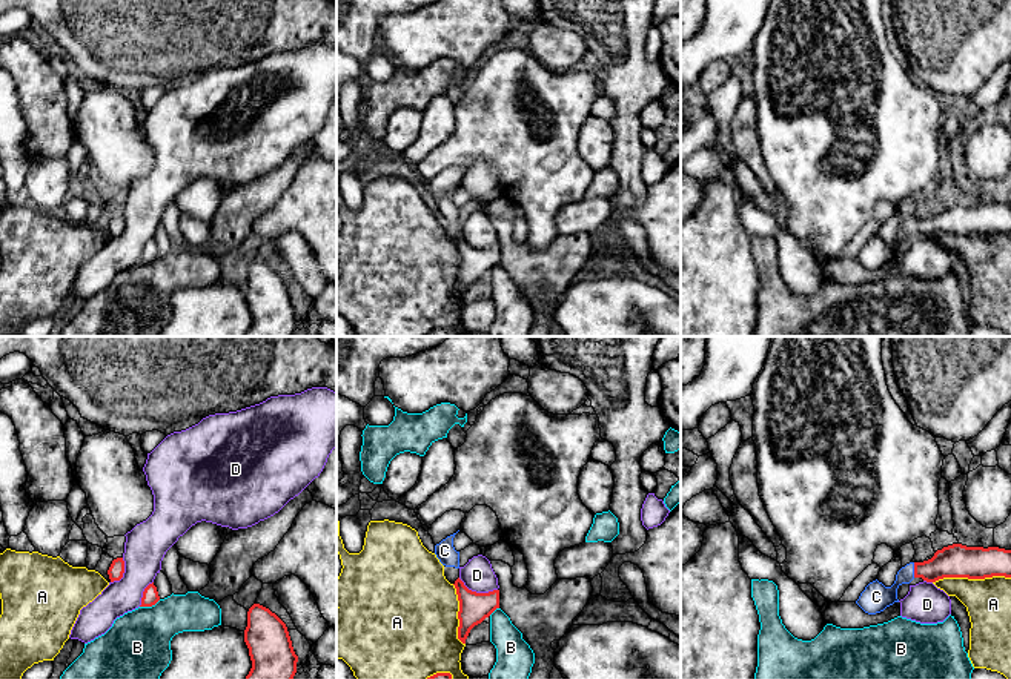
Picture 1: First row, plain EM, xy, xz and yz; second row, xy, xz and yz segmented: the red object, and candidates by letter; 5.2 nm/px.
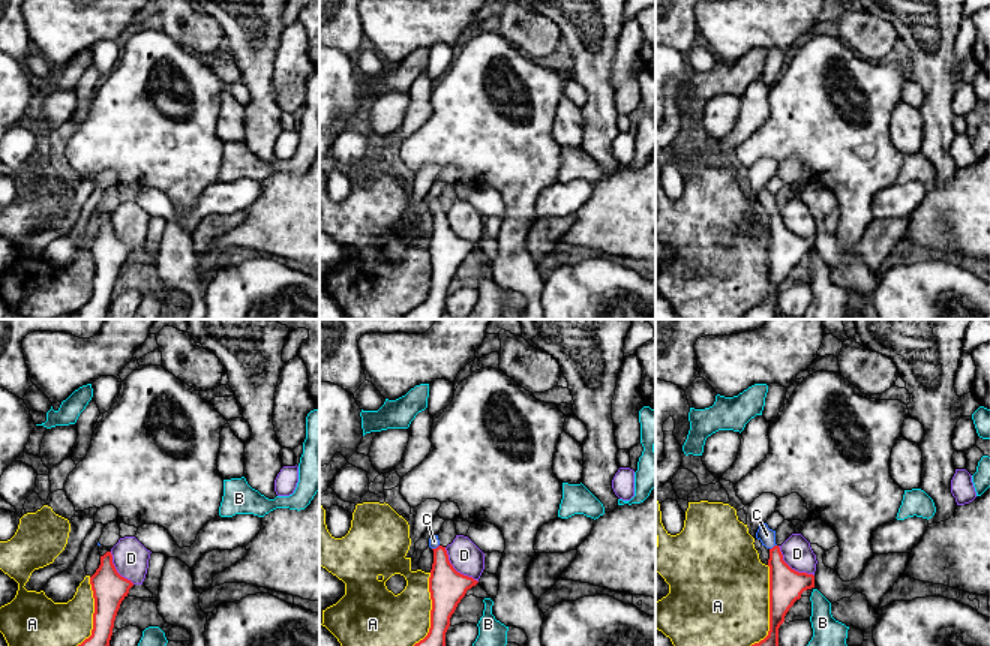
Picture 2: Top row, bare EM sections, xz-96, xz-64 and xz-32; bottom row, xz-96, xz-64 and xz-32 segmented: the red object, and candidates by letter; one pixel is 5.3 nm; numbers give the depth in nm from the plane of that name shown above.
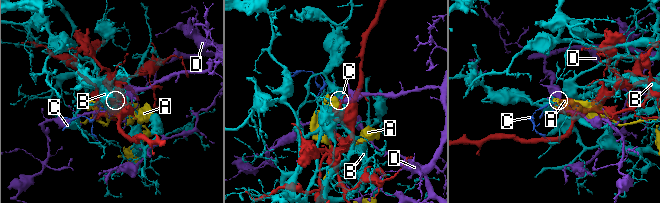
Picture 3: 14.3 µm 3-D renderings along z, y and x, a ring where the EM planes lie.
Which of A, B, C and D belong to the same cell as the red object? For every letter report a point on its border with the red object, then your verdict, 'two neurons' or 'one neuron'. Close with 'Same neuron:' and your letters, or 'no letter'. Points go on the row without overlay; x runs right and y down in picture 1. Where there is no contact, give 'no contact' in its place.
A: yz (971, 234) | two neurons
B: xy (149, 261) | two neurons
C: yz (914, 226) | one neuron
D: xz (478, 249) | two neurons
Same neuron: C

